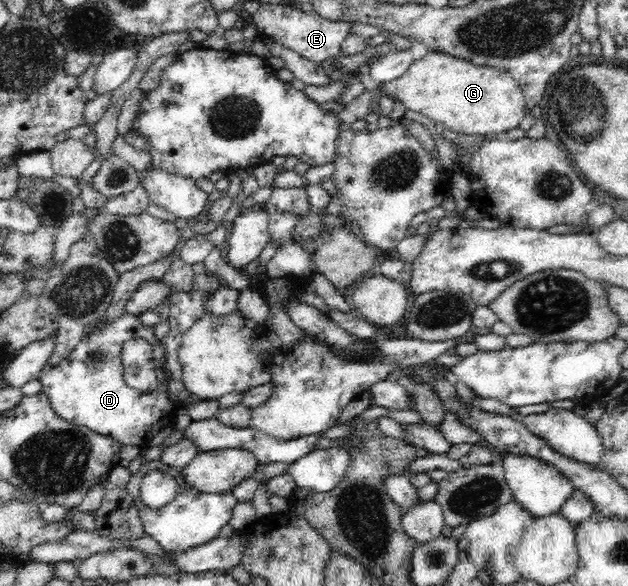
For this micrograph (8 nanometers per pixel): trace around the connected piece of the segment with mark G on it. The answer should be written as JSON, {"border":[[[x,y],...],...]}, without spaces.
{"border":[[[441,50],[427,52],[421,60],[414,61],[399,78],[380,83],[371,91],[365,90],[346,103],[344,109],[335,114],[341,124],[351,124],[368,115],[371,100],[376,94],[392,97],[402,102],[407,112],[461,134],[501,135],[517,128],[526,114],[524,92],[511,74],[487,66],[476,66],[448,56]]]}

